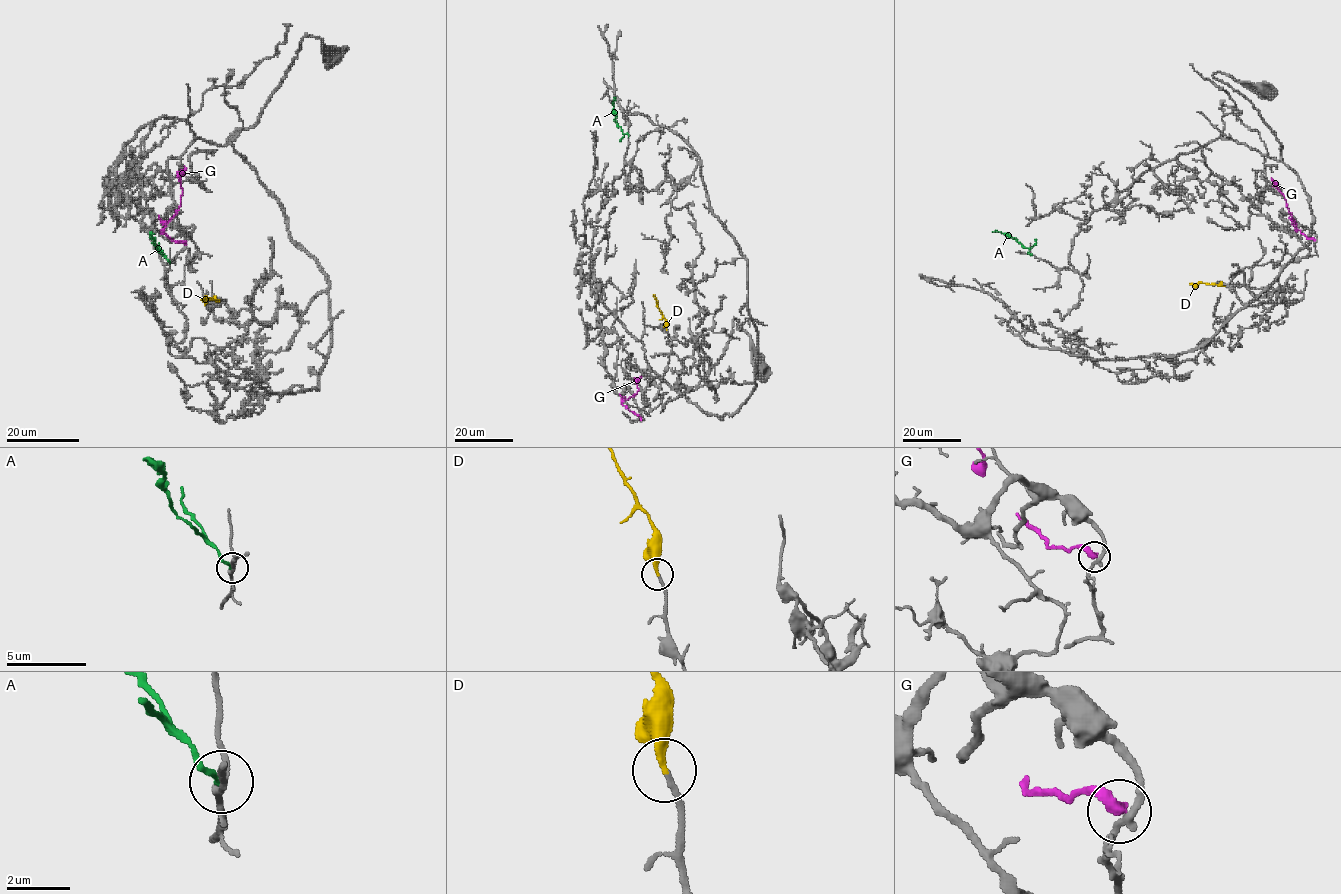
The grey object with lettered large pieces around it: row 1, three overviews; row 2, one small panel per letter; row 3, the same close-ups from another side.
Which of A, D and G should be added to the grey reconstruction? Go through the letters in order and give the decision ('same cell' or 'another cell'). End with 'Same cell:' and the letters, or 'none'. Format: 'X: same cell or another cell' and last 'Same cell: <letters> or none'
A: another cell
D: same cell
G: another cell
Same cell: D

